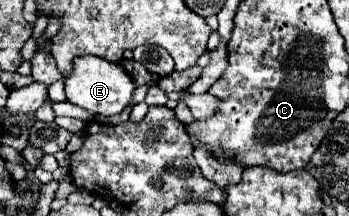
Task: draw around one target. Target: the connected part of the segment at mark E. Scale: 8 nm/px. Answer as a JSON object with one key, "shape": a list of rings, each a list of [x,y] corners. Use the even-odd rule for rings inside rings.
{"shape":[[[95,55],[75,59],[75,73],[65,79],[67,101],[87,109],[93,115],[121,113],[123,109],[127,109],[131,105],[133,91],[135,91],[135,81],[133,81],[131,73],[127,73],[123,69],[123,65],[103,61],[101,57],[95,57]]]}

